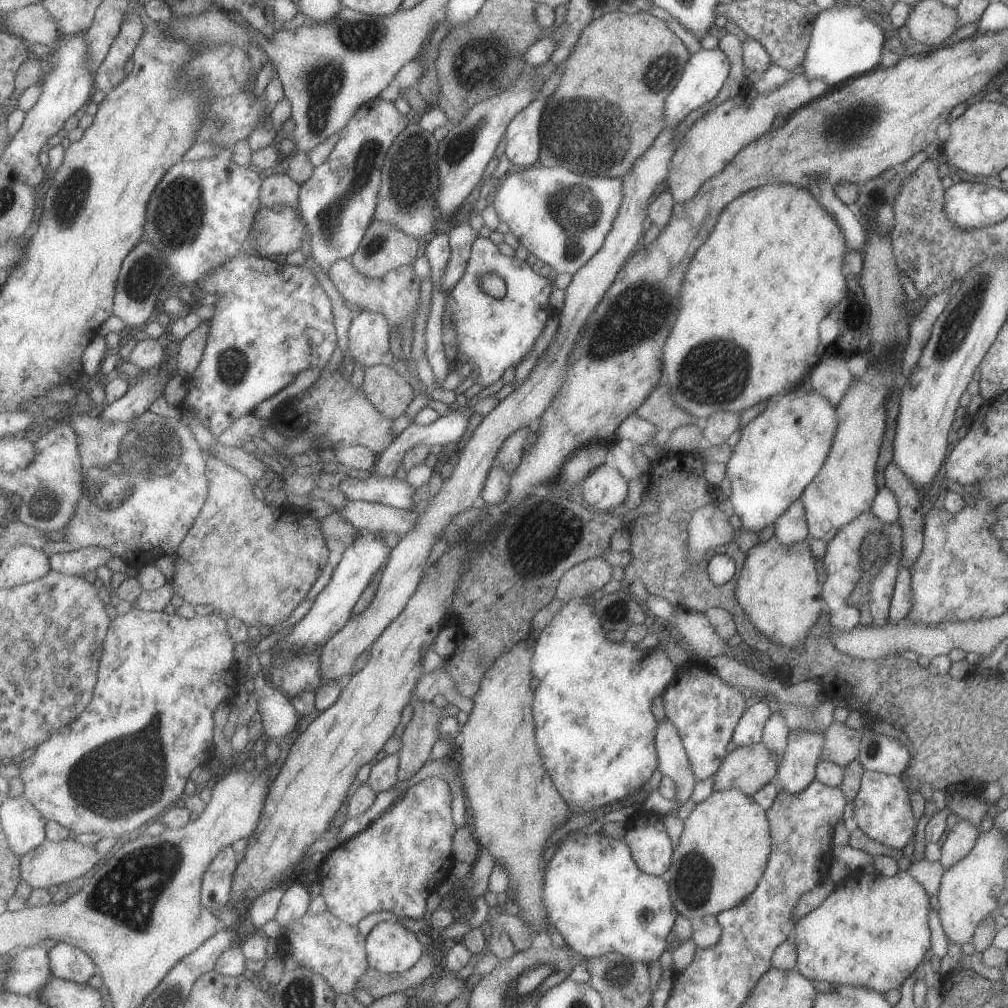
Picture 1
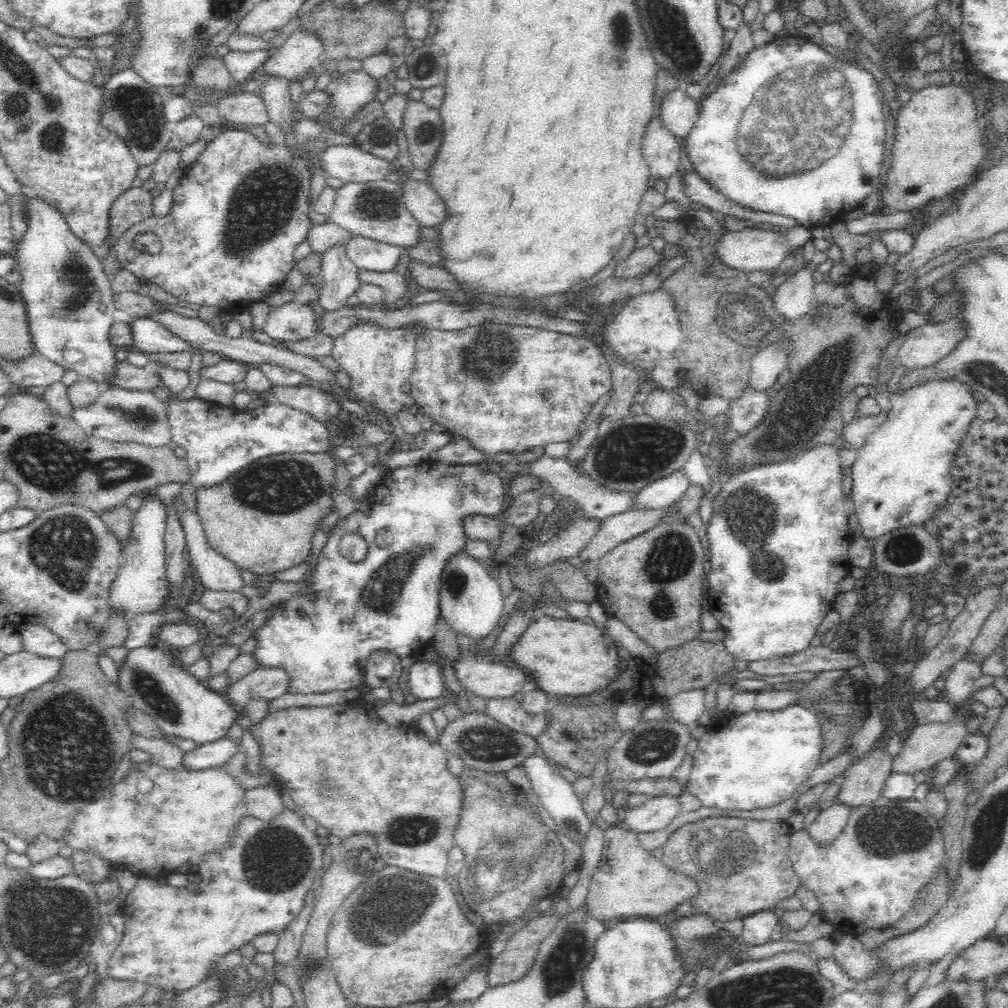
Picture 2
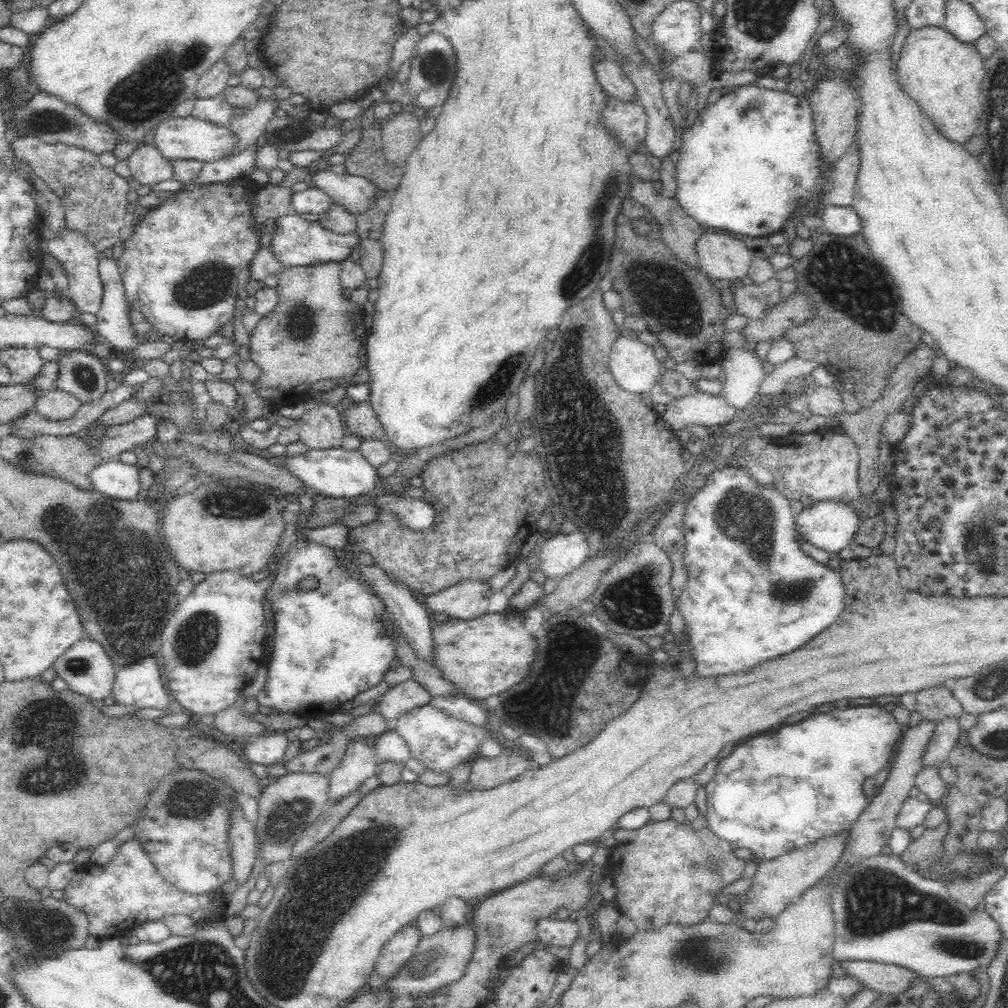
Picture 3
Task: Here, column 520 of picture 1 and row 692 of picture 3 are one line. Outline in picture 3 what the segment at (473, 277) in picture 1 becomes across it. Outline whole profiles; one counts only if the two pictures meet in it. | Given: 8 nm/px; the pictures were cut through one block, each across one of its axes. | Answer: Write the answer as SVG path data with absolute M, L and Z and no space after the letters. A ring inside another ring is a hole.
M302 536L288 547L287 551L283 554L283 557L279 560L280 564L275 573L274 580L272 580L272 582L264 588L264 592L262 592L262 600L268 600L268 602L270 602L270 608L273 612L275 622L274 635L272 636L271 656L269 658L270 660L268 660L268 664L266 664L268 668L267 680L264 688L262 688L258 696L256 696L258 705L268 706L268 708L272 708L272 710L278 712L278 714L294 712L294 714L297 714L299 717L307 719L312 716L316 717L323 712L333 713L335 710L340 709L343 702L352 701L358 694L362 694L362 692L366 692L367 690L378 686L380 682L386 680L385 674L388 670L392 669L392 662L398 654L399 642L394 638L393 634L391 634L390 630L386 628L389 625L387 623L389 613L387 604L385 603L383 596L375 589L375 584L373 584L371 580L365 578L367 574L363 572L362 565L356 562L356 554L357 552L354 549L354 546L349 541L347 541L344 546L326 546L325 544L318 544L313 540ZM303 577L315 577L318 579L318 588L310 591L299 591L296 584Z

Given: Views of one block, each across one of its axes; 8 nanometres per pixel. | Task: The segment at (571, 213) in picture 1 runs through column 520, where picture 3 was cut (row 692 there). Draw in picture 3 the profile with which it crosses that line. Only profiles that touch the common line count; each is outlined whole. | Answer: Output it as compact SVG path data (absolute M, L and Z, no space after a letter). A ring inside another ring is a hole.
M228 571L209 574L177 604L176 610L166 616L166 626L162 632L164 669L170 691L185 712L215 714L218 710L234 706L239 694L250 684L263 661L267 640L262 592L274 580L274 576L275 573L270 573L263 580L255 582Z

